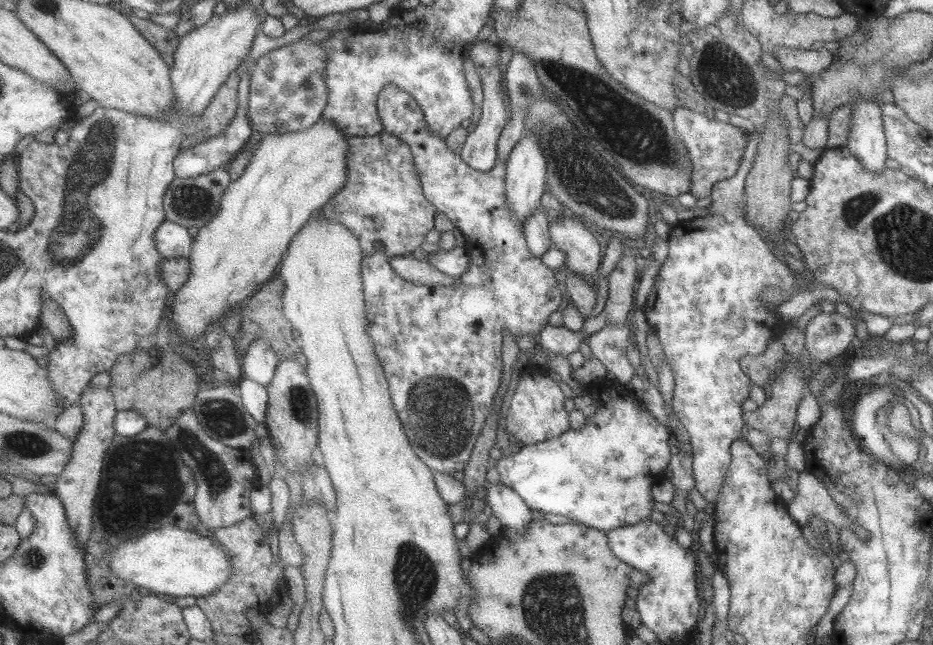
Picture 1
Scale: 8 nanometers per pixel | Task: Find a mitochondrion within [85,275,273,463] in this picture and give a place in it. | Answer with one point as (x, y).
(218, 417)

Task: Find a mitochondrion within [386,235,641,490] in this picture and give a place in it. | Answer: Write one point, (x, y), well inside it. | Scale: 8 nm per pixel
(440, 411)

